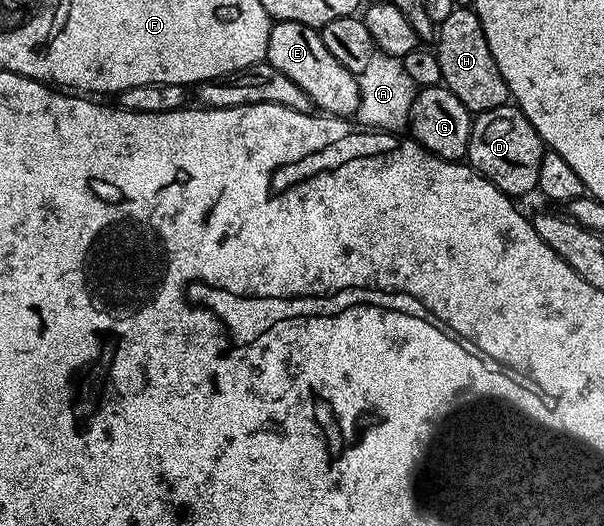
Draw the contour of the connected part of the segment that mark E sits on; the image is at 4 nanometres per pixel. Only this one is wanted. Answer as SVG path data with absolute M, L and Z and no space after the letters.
M275 21L271 26L266 61L284 73L315 103L316 110L344 119L355 115L359 107L359 79L351 73L325 47L319 38L319 29L305 23Z

